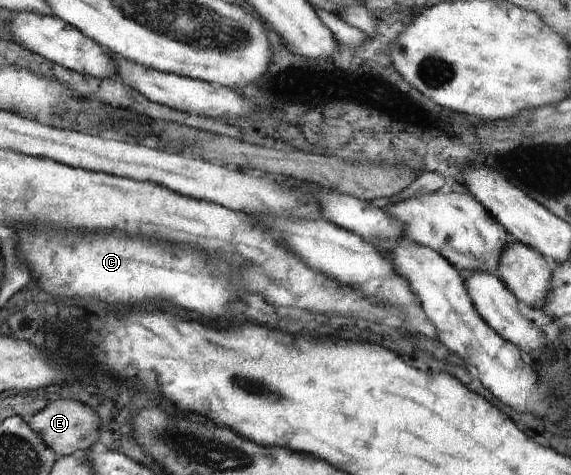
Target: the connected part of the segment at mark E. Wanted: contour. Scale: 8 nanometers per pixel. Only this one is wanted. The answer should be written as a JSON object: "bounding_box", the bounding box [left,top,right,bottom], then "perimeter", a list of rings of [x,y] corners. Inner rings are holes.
{"bounding_box":[26,399,99,457],"perimeter":[[[55,399],[48,401],[47,405],[29,417],[26,421],[42,440],[47,448],[53,449],[58,457],[71,456],[75,451],[87,452],[91,445],[99,439],[99,417],[91,407],[77,403],[77,401],[67,401],[67,399]]]}

